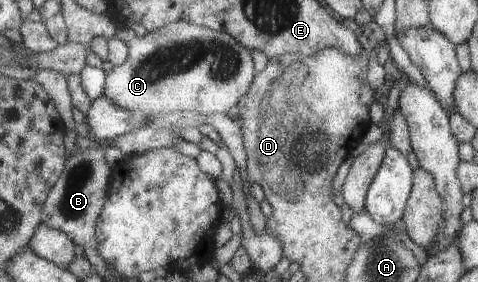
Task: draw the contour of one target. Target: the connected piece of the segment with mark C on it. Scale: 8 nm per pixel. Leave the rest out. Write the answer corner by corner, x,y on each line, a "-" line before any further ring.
182,20
171,22
142,37
138,37
130,27
121,25
115,36
128,46
128,56
124,64
114,66
112,71
106,74
104,96
116,106
126,108
130,112
140,112
144,116
162,115
174,110
196,111
205,115
227,113
249,92
252,80
256,80
252,52
225,32
196,26

